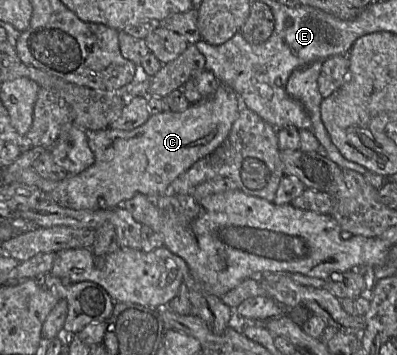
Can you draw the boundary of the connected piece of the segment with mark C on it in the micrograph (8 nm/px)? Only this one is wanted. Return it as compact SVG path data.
M220 84L212 97L191 104L182 112L162 111L151 115L143 125L131 131L106 128L87 132L88 145L95 157L93 165L79 174L68 174L50 193L50 199L61 207L89 211L117 208L136 194L157 200L169 192L170 185L176 178L213 153L226 140L241 108L236 92L229 86Z

